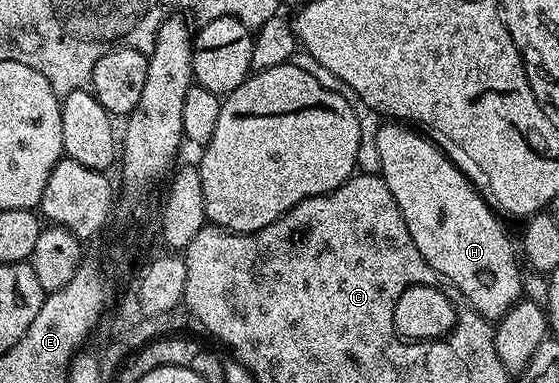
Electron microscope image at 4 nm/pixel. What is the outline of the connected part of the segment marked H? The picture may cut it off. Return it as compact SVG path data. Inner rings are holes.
M402 123L379 124L376 147L380 147L380 175L388 191L392 191L392 199L396 199L400 215L404 215L404 223L408 227L408 235L412 235L412 243L416 243L416 251L424 255L428 267L446 278L454 291L487 321L497 322L522 297L523 270L518 269L515 242L514 245L510 242L505 227L498 222L499 214L491 208L485 196L447 159L446 154L429 136L413 133L410 129L413 128Z

